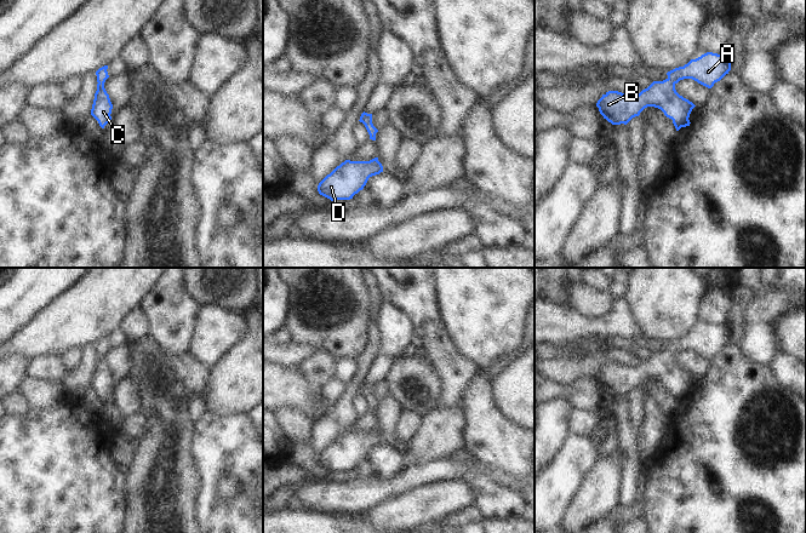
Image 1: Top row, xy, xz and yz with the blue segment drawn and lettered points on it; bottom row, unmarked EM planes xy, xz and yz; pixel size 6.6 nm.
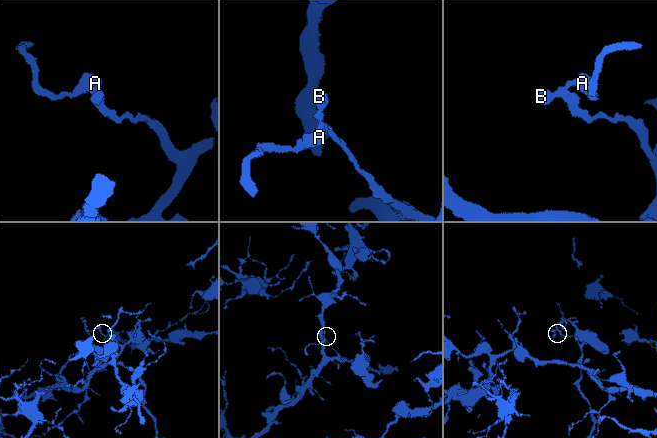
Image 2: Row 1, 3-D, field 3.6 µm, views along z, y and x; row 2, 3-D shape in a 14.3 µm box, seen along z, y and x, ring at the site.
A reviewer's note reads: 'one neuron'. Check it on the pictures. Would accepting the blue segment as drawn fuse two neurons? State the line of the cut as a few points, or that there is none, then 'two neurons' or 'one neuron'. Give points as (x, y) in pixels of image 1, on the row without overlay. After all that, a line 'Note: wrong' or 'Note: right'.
cut none; one neuron
Note: right

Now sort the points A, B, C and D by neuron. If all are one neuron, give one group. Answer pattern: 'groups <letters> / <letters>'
groups A B C D

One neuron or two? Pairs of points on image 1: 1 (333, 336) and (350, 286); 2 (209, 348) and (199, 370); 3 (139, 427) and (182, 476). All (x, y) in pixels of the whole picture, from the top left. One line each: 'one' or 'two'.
1: one
2: two
3: two

